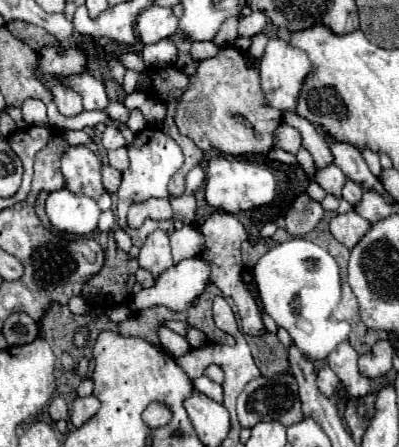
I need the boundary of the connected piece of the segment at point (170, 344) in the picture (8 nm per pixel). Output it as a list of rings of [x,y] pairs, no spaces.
[[[159,327],[159,341],[163,345],[163,349],[173,357],[181,357],[183,353],[189,351],[189,343],[167,327]]]

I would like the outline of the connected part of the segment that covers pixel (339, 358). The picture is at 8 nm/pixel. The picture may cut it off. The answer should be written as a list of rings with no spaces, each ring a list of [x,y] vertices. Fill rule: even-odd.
[[[349,341],[339,343],[327,357],[329,367],[335,371],[335,375],[341,379],[341,383],[347,387],[351,397],[363,397],[371,390],[370,380],[363,377],[357,369],[357,359],[359,359],[359,355],[349,345]]]

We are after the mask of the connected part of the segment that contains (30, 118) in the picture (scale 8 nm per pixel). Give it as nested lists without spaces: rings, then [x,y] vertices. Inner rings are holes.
[[[27,99],[21,109],[23,109],[23,119],[29,125],[45,125],[45,127],[49,125],[43,101],[39,101],[39,99]]]

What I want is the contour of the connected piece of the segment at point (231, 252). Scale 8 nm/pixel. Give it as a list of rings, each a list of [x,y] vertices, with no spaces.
[[[215,211],[213,215],[207,217],[207,221],[199,227],[199,233],[205,237],[205,247],[201,251],[203,259],[207,259],[211,263],[211,283],[215,283],[221,293],[225,297],[231,297],[235,307],[237,307],[237,313],[239,313],[239,319],[241,319],[241,327],[247,335],[259,335],[261,329],[265,329],[263,325],[263,319],[259,315],[259,309],[257,309],[257,303],[255,299],[251,297],[251,293],[245,289],[243,281],[241,281],[241,273],[243,273],[243,263],[241,263],[241,243],[249,237],[247,229],[241,225],[241,221],[237,217],[233,217],[231,213],[223,213],[223,211]]]

